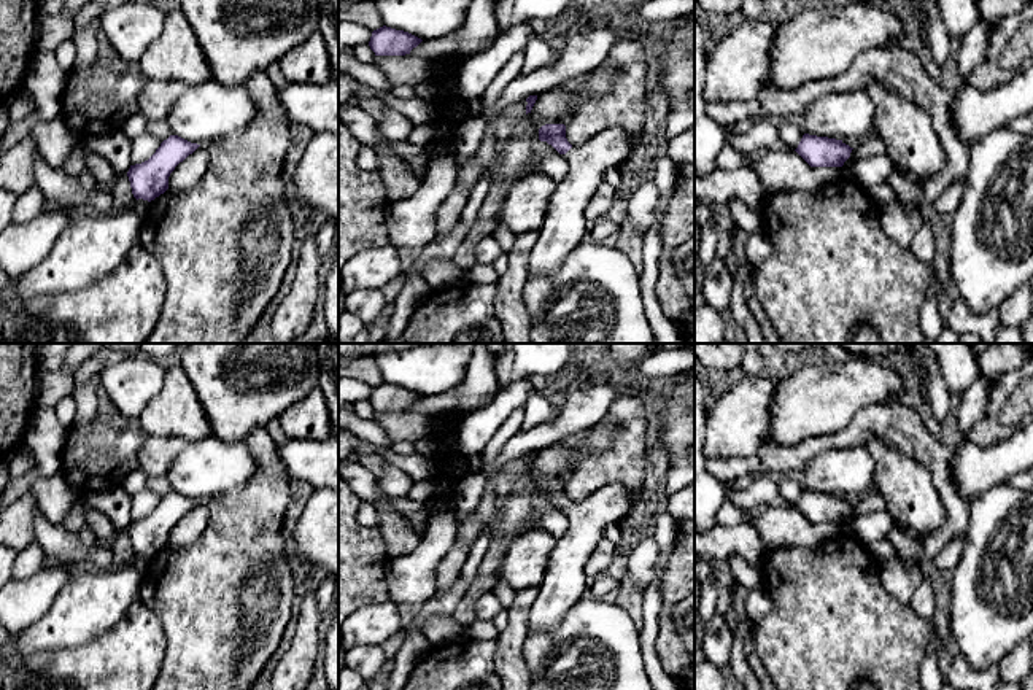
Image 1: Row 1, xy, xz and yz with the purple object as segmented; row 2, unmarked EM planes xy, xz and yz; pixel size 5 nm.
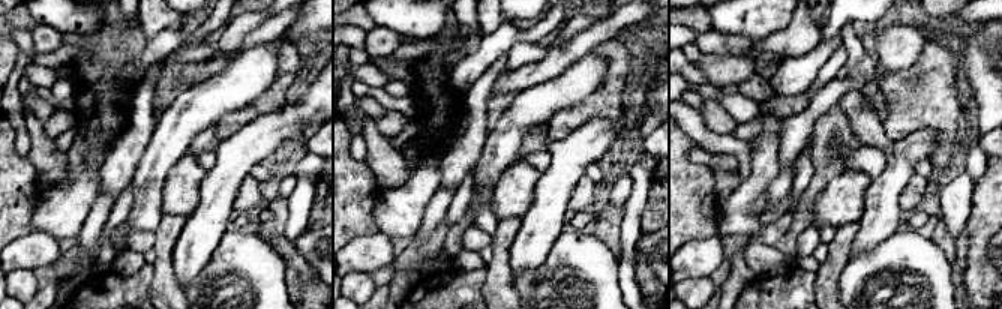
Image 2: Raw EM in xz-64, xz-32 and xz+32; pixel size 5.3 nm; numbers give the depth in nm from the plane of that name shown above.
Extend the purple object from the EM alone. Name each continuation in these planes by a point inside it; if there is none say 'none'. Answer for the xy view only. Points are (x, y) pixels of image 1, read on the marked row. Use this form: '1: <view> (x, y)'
none

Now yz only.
none

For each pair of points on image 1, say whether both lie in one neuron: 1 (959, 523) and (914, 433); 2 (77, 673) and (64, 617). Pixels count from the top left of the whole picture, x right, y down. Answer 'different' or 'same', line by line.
1: same
2: different

